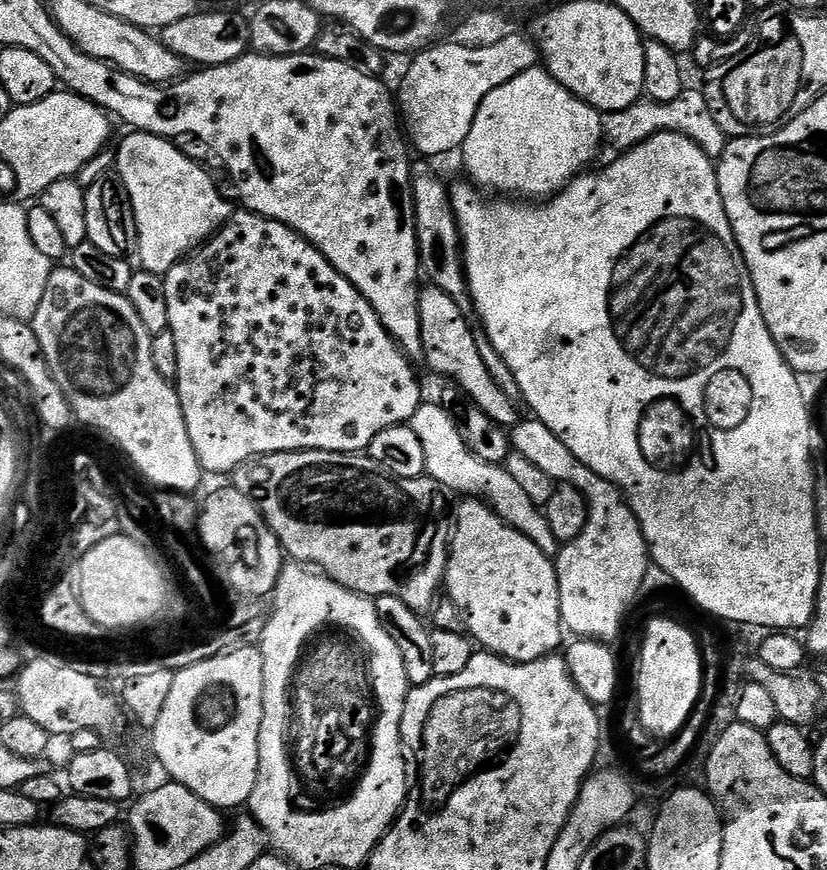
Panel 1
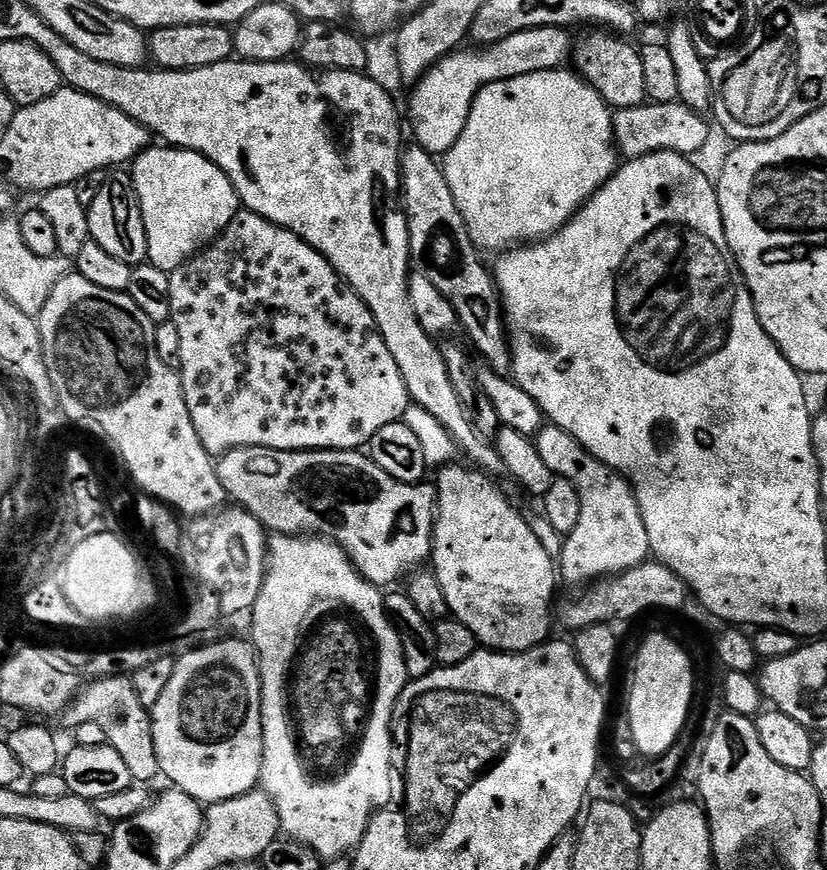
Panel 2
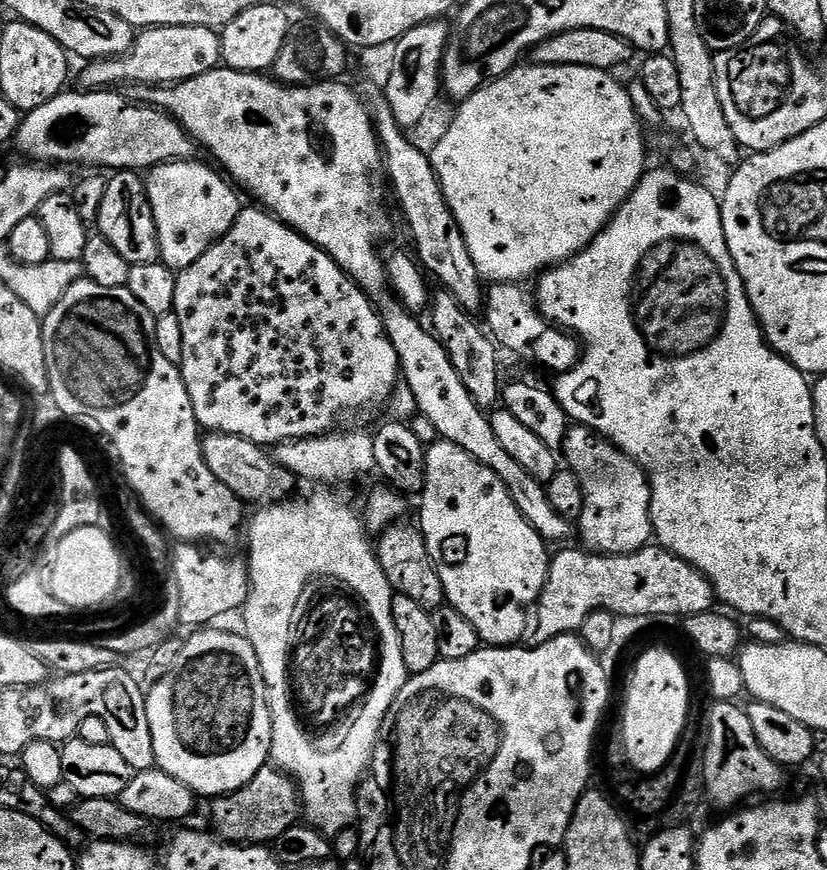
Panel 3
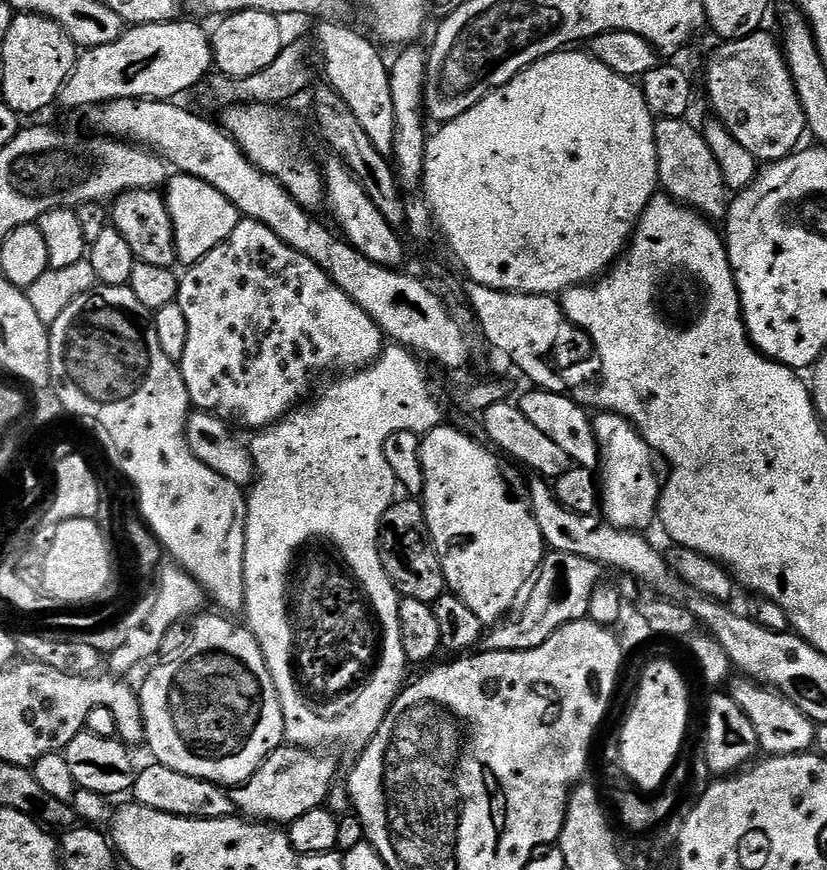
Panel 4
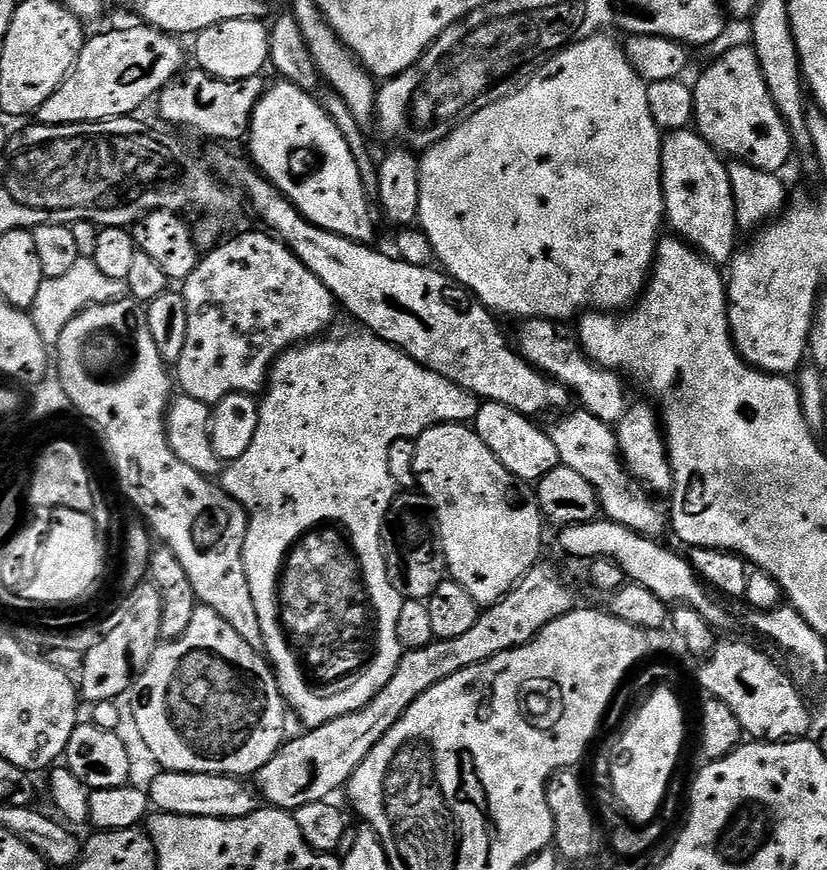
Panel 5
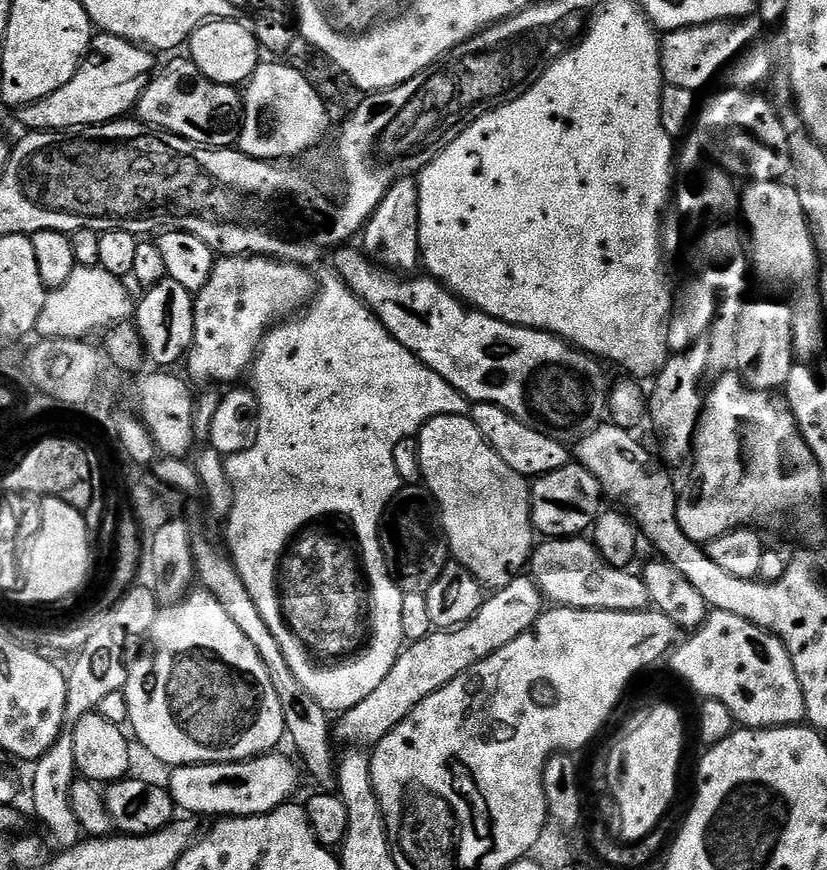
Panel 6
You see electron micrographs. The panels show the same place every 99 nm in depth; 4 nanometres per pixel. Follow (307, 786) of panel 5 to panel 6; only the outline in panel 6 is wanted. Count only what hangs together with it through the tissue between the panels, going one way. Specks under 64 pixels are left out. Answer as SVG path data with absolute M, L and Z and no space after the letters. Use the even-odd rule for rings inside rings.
M520 574L505 588L495 589L485 599L474 619L468 621L467 624L451 630L433 630L426 638L411 641L401 651L394 666L390 666L390 674L386 674L382 686L378 686L378 690L374 690L374 694L370 694L370 698L362 698L362 702L358 702L358 706L339 713L337 720L340 721L337 724L335 721L334 724L335 739L339 743L341 740L344 746L374 746L379 740L386 738L386 734L390 734L390 730L394 730L394 726L398 726L398 722L405 720L423 700L430 698L430 694L442 690L442 686L446 686L454 678L458 678L466 670L470 670L470 666L474 666L480 660L485 660L487 656L494 655L498 650L502 650L502 646L510 646L510 642L514 642L514 638L528 632L535 626L536 619L539 618L545 604L546 601L540 595L537 585L527 575Z

